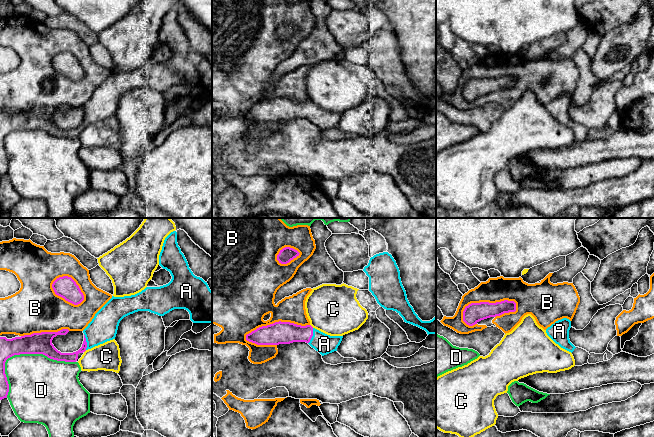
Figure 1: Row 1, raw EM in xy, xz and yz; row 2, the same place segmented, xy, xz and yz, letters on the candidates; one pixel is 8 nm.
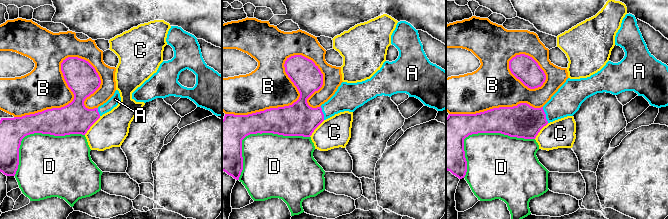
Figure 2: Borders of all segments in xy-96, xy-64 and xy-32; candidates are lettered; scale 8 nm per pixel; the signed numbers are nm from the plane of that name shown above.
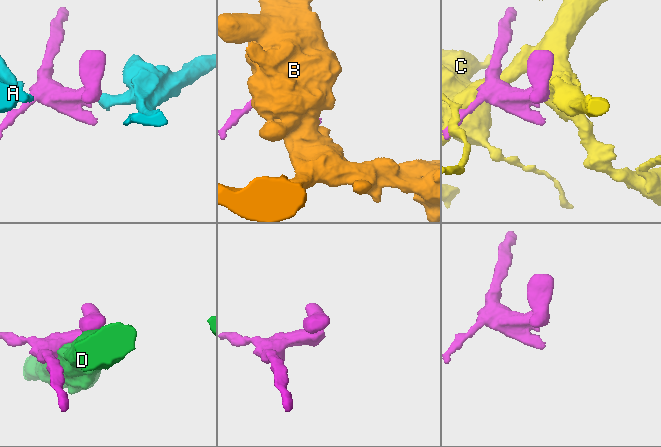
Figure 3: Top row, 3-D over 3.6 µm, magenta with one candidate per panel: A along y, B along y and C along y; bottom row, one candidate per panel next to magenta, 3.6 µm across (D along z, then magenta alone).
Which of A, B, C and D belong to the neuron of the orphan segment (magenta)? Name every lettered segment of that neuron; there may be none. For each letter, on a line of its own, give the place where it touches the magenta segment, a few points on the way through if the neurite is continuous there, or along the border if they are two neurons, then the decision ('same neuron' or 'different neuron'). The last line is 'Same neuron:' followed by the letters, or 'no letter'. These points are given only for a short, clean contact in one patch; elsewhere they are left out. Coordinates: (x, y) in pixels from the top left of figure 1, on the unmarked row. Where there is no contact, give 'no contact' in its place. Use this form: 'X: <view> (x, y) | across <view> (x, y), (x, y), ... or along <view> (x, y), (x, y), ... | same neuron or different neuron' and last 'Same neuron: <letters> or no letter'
A: xy (86, 118) | across xy (67, 133), (72, 133), (86, 118), (103, 103) | same neuron
B: yz (484, 78) | different neuron
C: xz (311, 102) | different neuron
D: xy (22, 129) | different neuron
Same neuron: A

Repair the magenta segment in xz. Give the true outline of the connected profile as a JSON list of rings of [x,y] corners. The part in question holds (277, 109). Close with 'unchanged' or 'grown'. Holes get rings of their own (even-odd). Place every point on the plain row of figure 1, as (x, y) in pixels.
[[[275,98],[262,102],[246,111],[246,116],[257,121],[279,121],[306,118],[322,132],[337,127],[343,112],[327,111],[311,101]]] | grown

